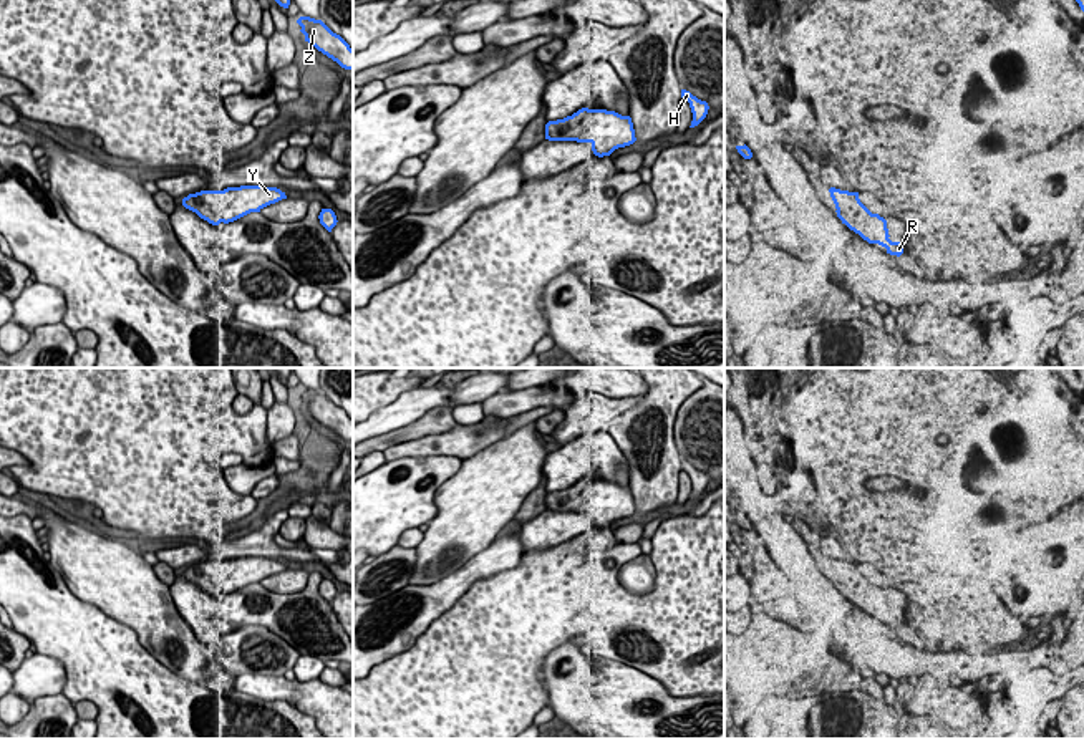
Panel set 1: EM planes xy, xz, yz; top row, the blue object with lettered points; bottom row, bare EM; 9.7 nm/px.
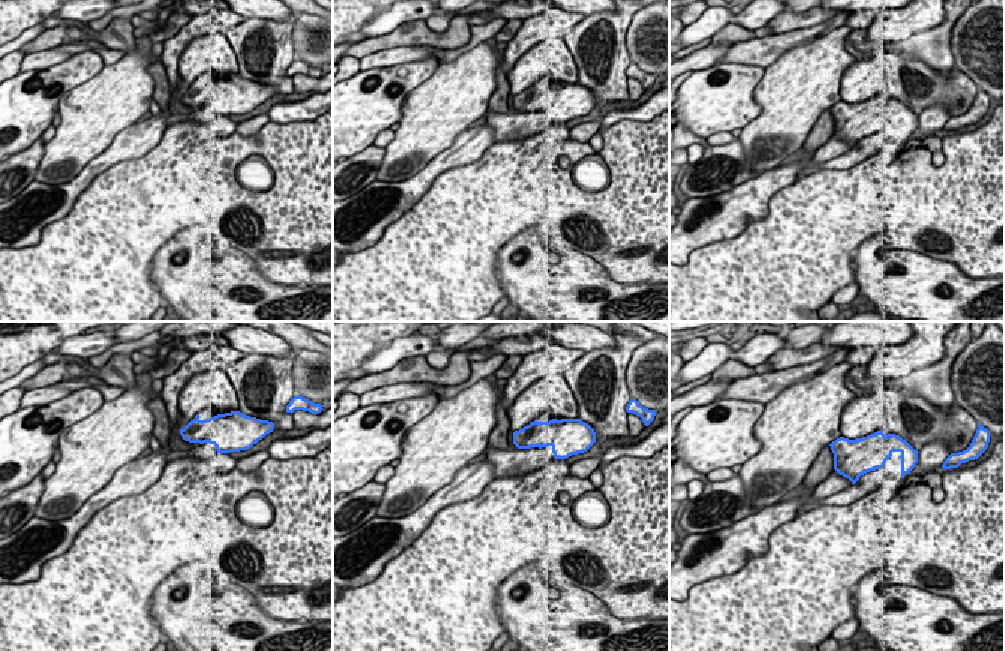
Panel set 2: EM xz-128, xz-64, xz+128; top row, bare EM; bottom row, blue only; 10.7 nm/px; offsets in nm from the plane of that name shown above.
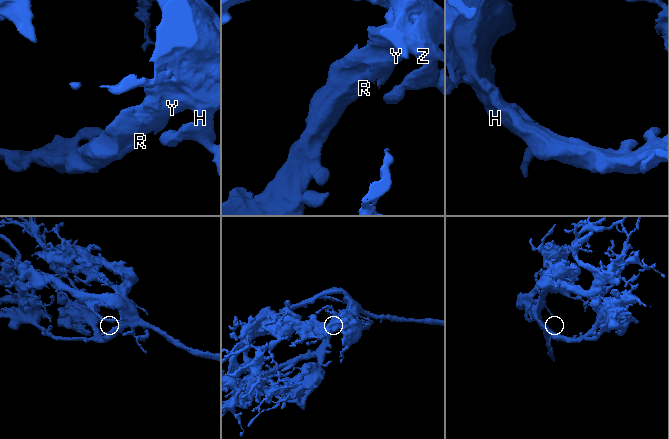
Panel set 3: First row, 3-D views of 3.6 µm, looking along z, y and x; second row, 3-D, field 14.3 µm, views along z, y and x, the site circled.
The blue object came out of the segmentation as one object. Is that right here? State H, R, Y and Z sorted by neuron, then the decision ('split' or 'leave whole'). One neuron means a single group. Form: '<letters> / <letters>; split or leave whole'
H R Y Z; leave whole

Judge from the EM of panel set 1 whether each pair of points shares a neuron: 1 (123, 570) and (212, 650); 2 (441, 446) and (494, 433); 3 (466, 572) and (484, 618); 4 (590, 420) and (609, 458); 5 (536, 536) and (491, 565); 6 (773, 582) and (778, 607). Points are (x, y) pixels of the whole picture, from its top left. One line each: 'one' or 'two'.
1: one
2: one
3: two
4: two
5: two
6: two

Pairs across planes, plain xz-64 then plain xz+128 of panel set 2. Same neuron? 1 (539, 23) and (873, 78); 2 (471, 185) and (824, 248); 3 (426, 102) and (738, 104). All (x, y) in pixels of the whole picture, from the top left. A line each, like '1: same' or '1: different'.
1: different
2: same
3: different

